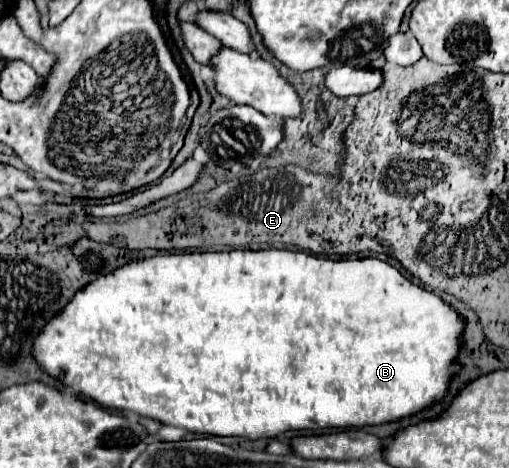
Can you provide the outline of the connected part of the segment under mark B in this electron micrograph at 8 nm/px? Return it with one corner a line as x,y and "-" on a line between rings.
230,250
230,252
194,252
194,254
162,254
162,256
152,256
152,258
144,258
144,260
132,260
130,266
122,266
120,270
114,270
112,274
100,276
96,278
96,282
92,282
92,286
86,286
84,290
76,292
76,298
72,298
72,302
58,314
58,318
52,318
52,322
46,322
44,330
40,332
40,338
36,338
36,360
40,364
42,370
46,370
52,376
58,376
62,380
62,384
70,386
74,392
102,404
104,408
114,408
114,410
122,410
122,412
136,412
140,416
150,416
154,420
160,420
162,424
170,424
170,426
178,426
178,428
186,428
190,432
196,434
210,434
210,436
240,436
240,438
248,438
248,440
258,440
258,438
276,438
278,434
284,434
288,430
324,430
324,428
364,428
364,426
378,426
378,424
388,424
394,420
402,420
406,416
414,416
426,408
430,408
432,404
440,402
450,386
452,380
452,364
464,344
464,328
466,328
466,320
450,306
446,304
440,296
412,284
406,276
402,276
394,266
390,266
388,262
382,262
378,258
344,258
344,260
330,260
330,258
318,258
314,254
306,254
300,250

